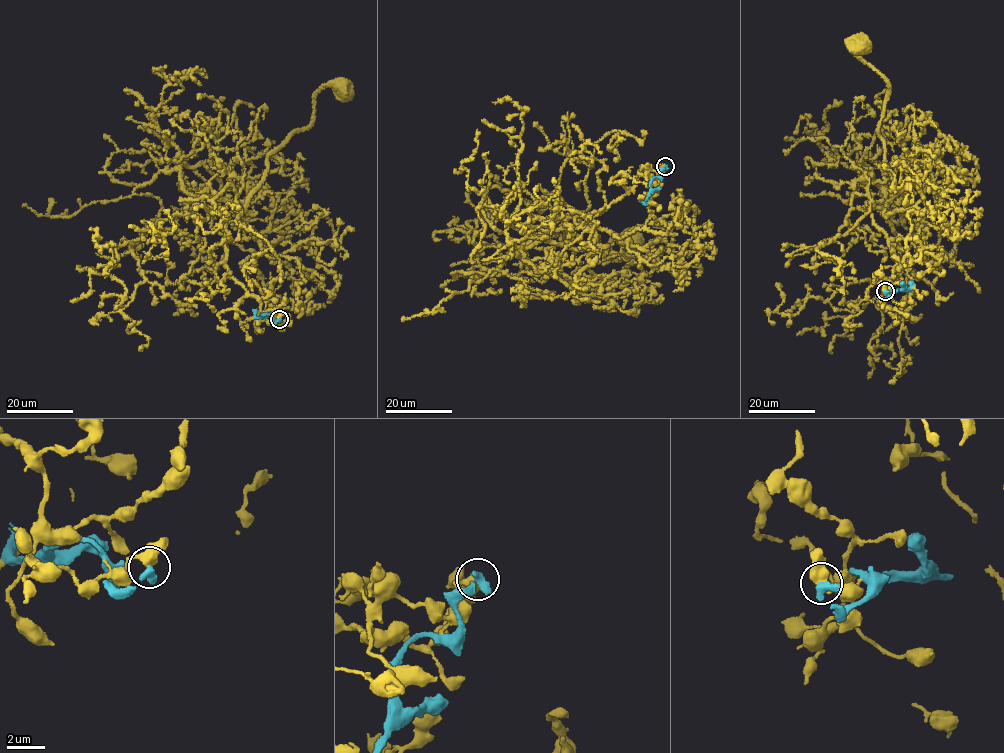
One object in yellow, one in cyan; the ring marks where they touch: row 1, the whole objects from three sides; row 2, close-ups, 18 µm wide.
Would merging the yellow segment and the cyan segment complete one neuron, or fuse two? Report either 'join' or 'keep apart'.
keep apart

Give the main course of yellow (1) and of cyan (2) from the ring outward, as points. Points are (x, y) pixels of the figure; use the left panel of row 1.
1: (279, 318), (259, 317), (230, 276), (227, 206), (195, 200), (244, 211), (320, 91), (341, 91)
2: (279, 319), (274, 323), (269, 315), (259, 318), (255, 316), (256, 310)

